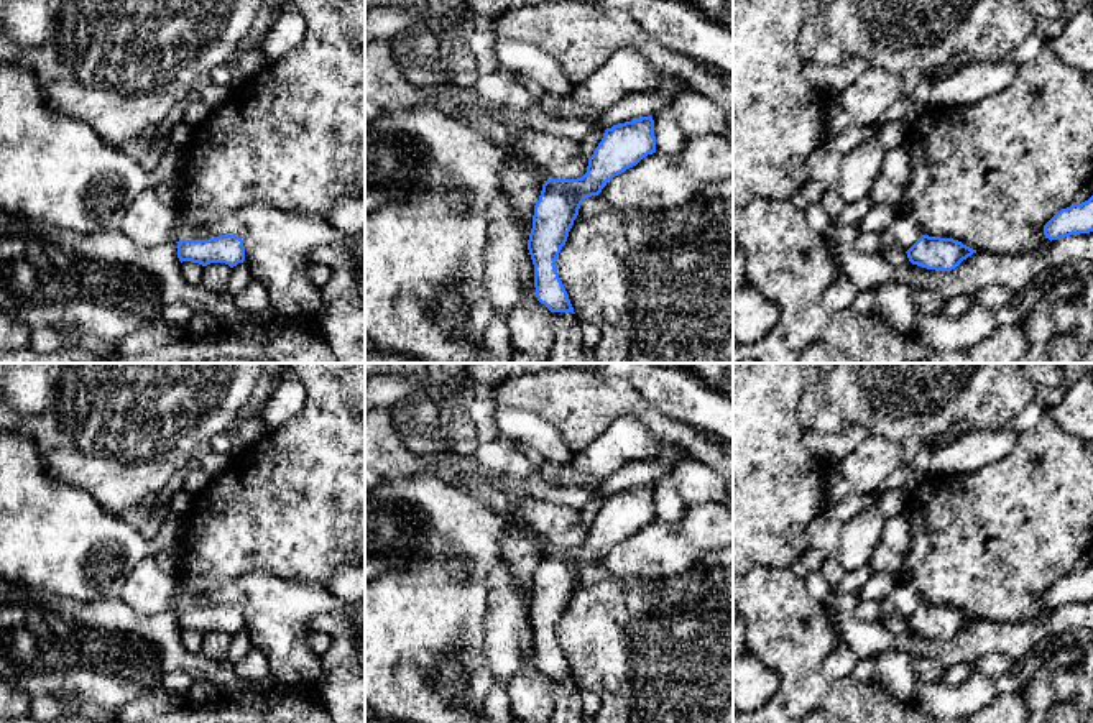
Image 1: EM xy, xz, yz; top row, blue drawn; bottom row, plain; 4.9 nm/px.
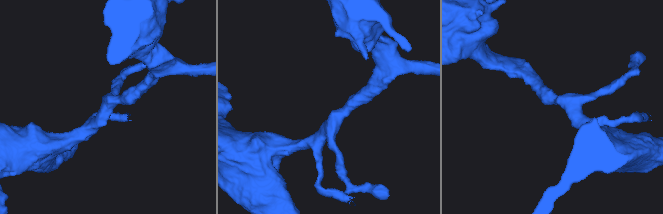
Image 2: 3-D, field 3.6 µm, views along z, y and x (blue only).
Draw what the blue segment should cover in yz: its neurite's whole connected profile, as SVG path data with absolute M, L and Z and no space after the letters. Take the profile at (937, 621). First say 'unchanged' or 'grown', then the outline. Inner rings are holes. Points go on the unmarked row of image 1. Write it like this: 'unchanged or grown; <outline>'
unchanged; M922 603L906 621L912 633L935 639L952 639L976 618L953 606Z

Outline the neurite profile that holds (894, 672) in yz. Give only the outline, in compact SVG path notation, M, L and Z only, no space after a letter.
M881 652L874 656L874 682L899 702L912 703L917 690L914 657L904 652Z

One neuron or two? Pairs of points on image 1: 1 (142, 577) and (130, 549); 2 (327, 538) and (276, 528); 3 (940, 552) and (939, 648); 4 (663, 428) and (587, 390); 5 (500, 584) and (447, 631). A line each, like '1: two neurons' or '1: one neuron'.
1: two neurons
2: one neuron
3: two neurons
4: one neuron
5: two neurons

